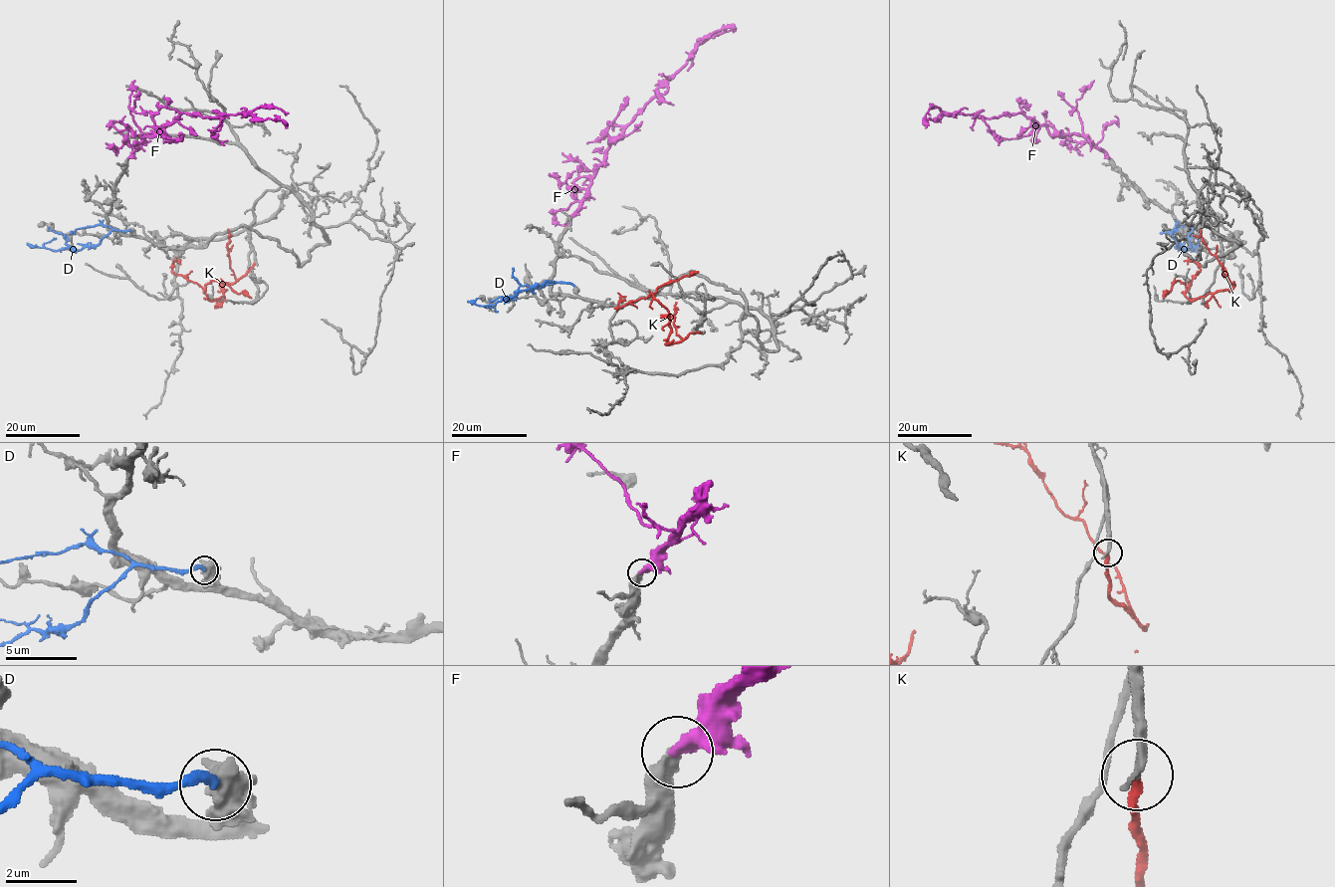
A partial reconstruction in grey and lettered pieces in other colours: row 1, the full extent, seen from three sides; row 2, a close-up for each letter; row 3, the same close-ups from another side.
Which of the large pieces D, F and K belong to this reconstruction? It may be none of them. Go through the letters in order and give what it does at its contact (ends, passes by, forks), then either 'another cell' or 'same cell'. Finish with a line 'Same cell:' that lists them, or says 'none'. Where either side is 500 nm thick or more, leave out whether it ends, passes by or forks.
D: it ends there; another cell
F: it ends there; same cell
K: it ends there; same cell
Same cell: F, K

